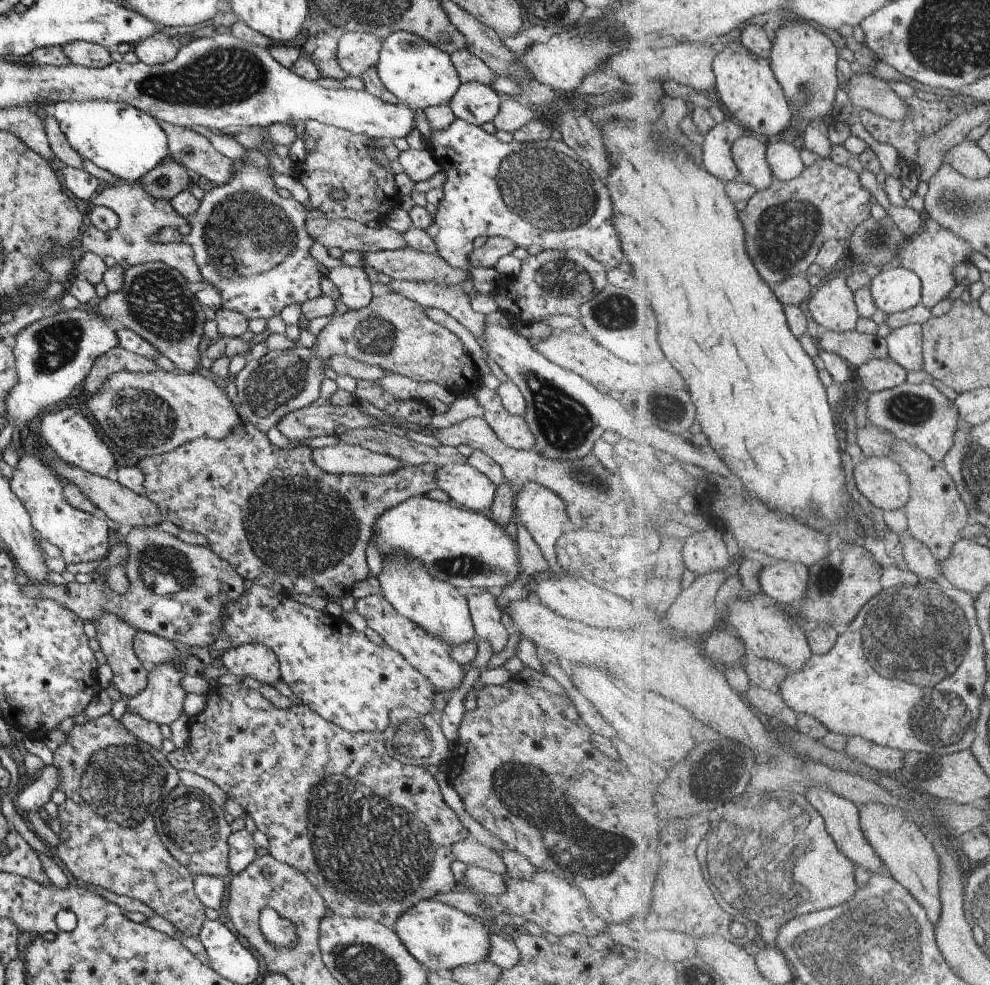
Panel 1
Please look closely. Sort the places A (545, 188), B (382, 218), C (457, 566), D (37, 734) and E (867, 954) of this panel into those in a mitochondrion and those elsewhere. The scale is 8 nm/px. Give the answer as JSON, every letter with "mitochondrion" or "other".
{"A":"mitochondrion","B":"other","C":"mitochondrion","D":"other","E":"mitochondrion"}

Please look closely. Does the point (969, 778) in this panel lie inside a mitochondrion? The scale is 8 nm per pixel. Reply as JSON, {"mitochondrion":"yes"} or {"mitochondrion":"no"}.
{"mitochondrion":"no"}

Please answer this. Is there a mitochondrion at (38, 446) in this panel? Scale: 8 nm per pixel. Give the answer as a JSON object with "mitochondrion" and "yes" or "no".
{"mitochondrion":"no"}

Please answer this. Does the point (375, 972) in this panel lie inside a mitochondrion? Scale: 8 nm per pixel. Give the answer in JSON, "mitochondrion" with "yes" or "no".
{"mitochondrion":"yes"}

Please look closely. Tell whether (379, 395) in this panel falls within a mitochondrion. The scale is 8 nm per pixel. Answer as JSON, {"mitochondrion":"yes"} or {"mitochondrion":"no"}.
{"mitochondrion":"no"}

